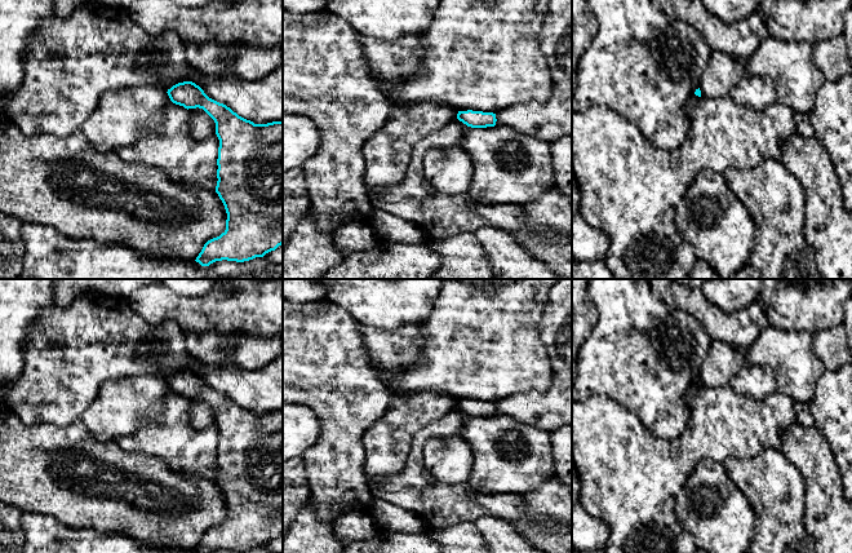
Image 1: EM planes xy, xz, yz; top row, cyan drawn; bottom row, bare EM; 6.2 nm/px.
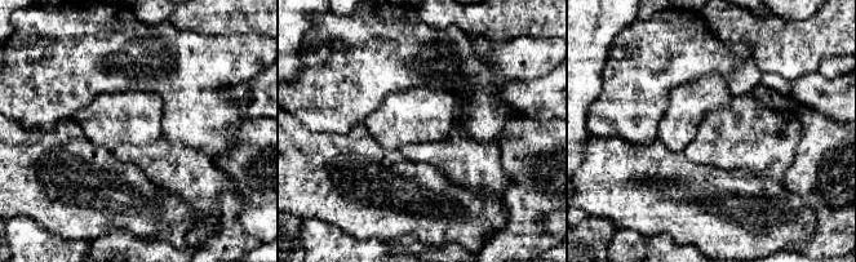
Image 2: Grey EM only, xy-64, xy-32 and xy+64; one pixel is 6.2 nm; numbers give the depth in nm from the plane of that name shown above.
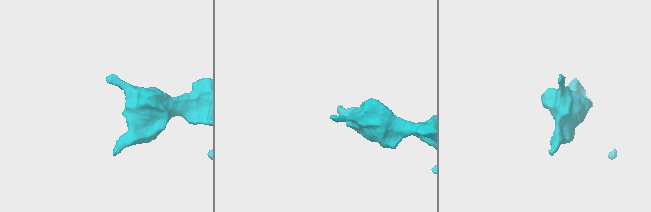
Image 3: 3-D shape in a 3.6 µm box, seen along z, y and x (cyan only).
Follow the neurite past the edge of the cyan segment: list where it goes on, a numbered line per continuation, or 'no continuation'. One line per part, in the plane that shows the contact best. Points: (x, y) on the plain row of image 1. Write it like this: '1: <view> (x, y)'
no continuation

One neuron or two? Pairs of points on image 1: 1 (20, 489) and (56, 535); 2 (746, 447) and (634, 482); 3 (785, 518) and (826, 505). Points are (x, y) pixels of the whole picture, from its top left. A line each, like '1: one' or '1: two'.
1: two
2: one
3: two

